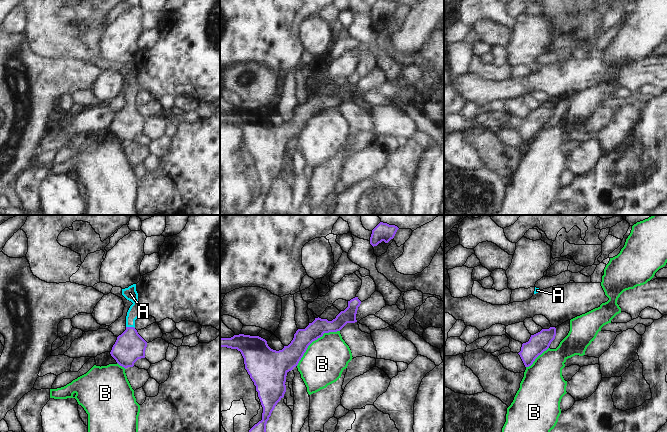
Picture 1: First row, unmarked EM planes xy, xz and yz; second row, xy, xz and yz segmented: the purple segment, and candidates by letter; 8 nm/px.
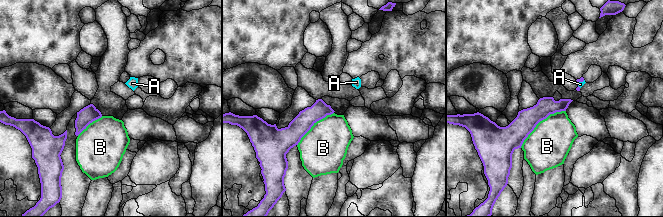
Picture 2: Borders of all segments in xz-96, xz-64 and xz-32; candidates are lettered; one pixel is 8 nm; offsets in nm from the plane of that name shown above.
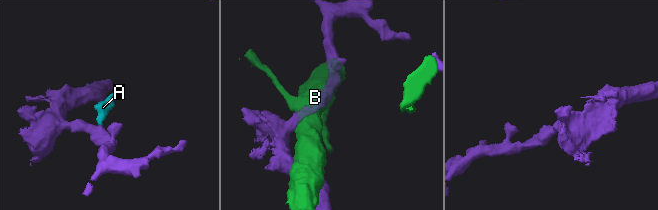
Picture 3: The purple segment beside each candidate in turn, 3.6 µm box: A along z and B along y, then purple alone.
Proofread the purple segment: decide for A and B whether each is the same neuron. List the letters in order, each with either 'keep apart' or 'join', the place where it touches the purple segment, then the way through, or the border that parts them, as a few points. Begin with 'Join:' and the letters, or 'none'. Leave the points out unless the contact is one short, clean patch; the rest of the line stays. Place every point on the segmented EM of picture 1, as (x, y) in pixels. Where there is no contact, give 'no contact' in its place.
Join: A
A: join; meets purple in xy at (130, 327); runs through xy (129, 347), (130, 327), (130, 318), (134, 312)
B: keep apart; meets purple in xz at (314, 340)

